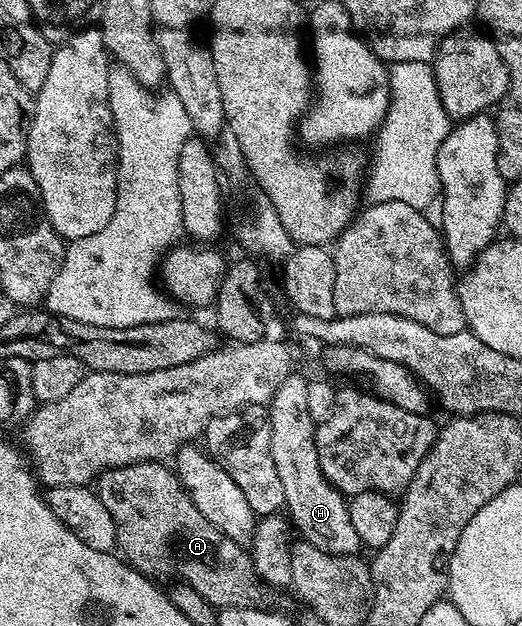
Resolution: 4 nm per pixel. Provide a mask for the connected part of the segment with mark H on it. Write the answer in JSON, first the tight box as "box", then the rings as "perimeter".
{"box":[269,376,361,555],"perimeter":[[[292,376],[284,380],[281,388],[273,395],[269,403],[271,416],[271,451],[273,452],[273,464],[277,464],[277,476],[281,476],[281,488],[285,488],[285,510],[293,521],[296,531],[301,533],[302,541],[311,542],[317,548],[321,548],[330,554],[358,555],[361,543],[353,528],[353,520],[349,520],[347,511],[348,499],[336,490],[332,482],[321,472],[321,464],[317,460],[317,448],[315,447],[315,417],[309,408],[309,392],[311,386],[303,378]]]}

